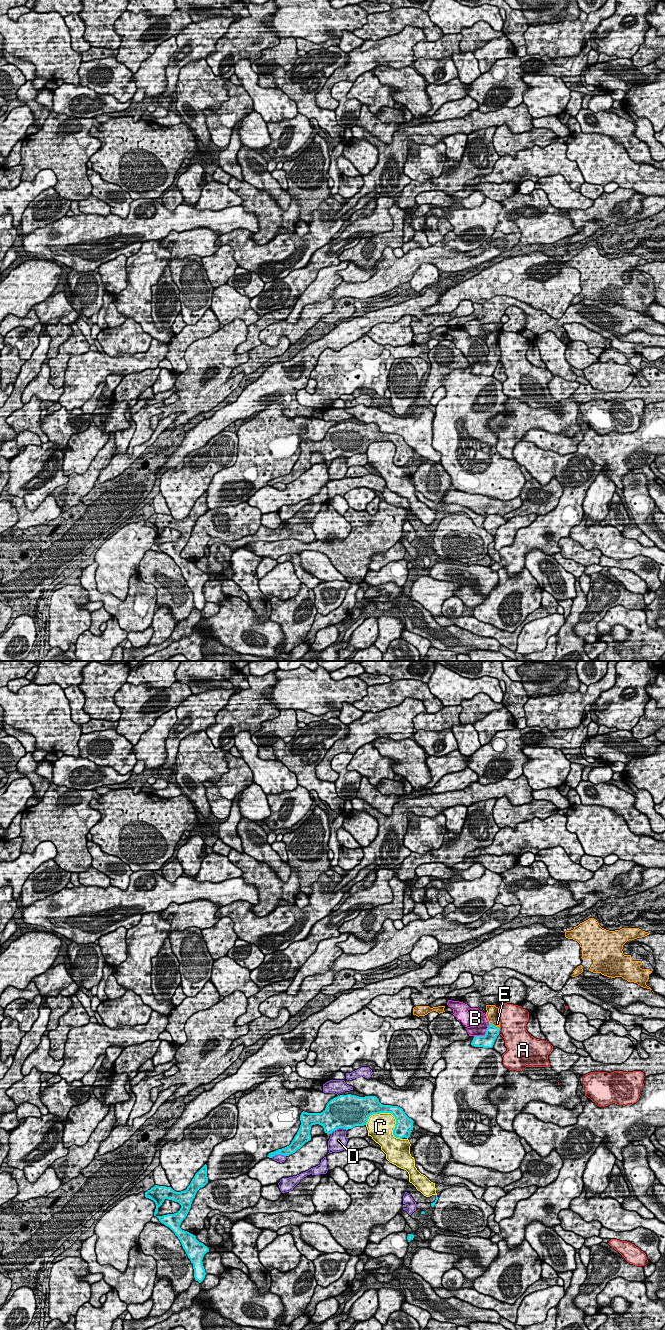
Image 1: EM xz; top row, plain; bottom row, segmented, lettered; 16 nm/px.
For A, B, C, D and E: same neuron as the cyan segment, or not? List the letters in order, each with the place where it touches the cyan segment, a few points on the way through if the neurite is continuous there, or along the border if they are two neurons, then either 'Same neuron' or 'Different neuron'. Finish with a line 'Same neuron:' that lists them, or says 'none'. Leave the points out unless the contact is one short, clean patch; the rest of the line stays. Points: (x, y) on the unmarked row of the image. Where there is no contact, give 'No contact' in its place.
A: Touches cyan at xz (499, 358). Boundary: xz (500, 356), (498, 361). Different neuron
B: Touches cyan at xz (485, 362). Different neuron
C: Touches cyan at xz (394, 444). Different neuron
D: Touches cyan at xz (338, 456). Different neuron
E: Touches cyan at xz (493, 353). Path across: xz (492, 360), (493, 353), (492, 341). Same neuron
Same neuron: E

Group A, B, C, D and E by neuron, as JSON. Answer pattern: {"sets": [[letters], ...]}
{"sets": [["A"], ["B", "D"], ["C"], ["E"]]}

